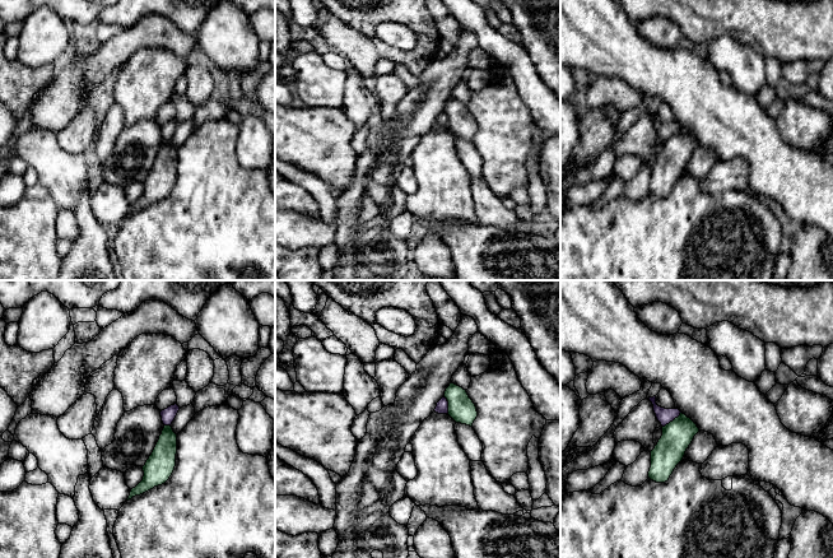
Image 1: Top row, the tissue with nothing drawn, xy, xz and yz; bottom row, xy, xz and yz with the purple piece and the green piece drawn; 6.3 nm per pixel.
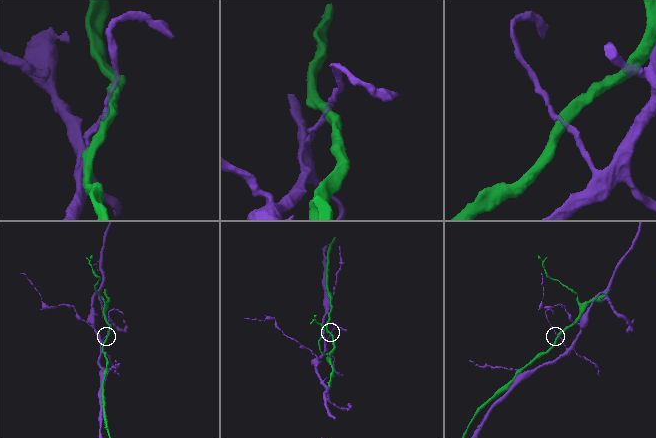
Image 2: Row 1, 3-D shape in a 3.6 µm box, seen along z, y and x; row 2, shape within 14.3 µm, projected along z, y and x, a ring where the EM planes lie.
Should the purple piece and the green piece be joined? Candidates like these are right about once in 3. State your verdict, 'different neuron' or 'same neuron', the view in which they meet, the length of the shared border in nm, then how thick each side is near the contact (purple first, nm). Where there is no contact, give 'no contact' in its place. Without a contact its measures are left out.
different neuron; contact in yz; length 160 nm; calibres 100 and 190 nm

